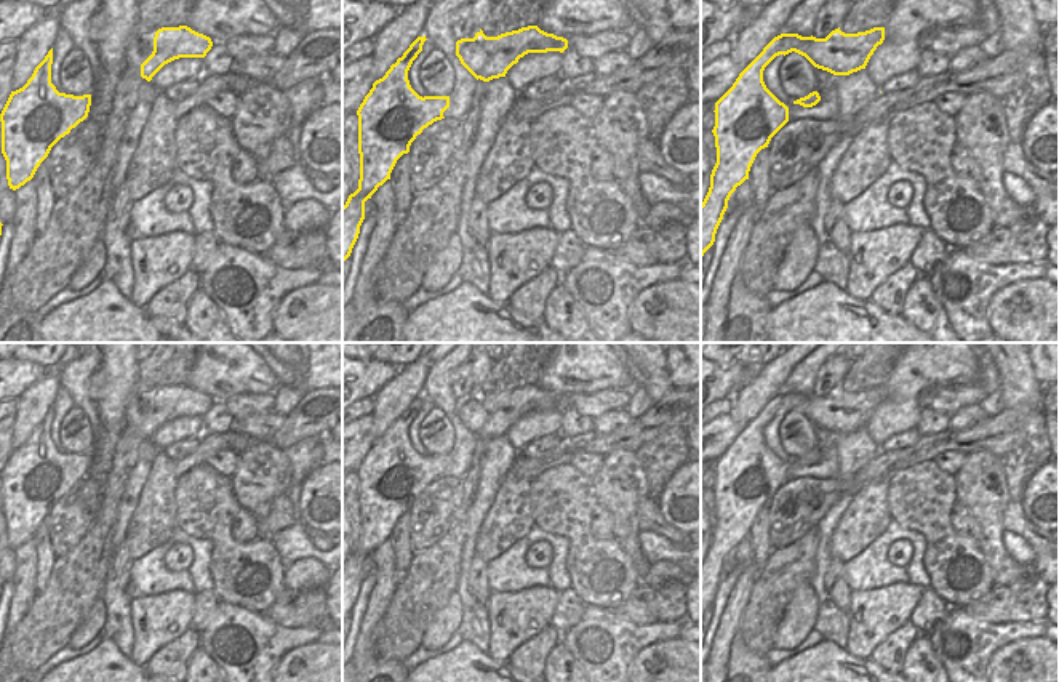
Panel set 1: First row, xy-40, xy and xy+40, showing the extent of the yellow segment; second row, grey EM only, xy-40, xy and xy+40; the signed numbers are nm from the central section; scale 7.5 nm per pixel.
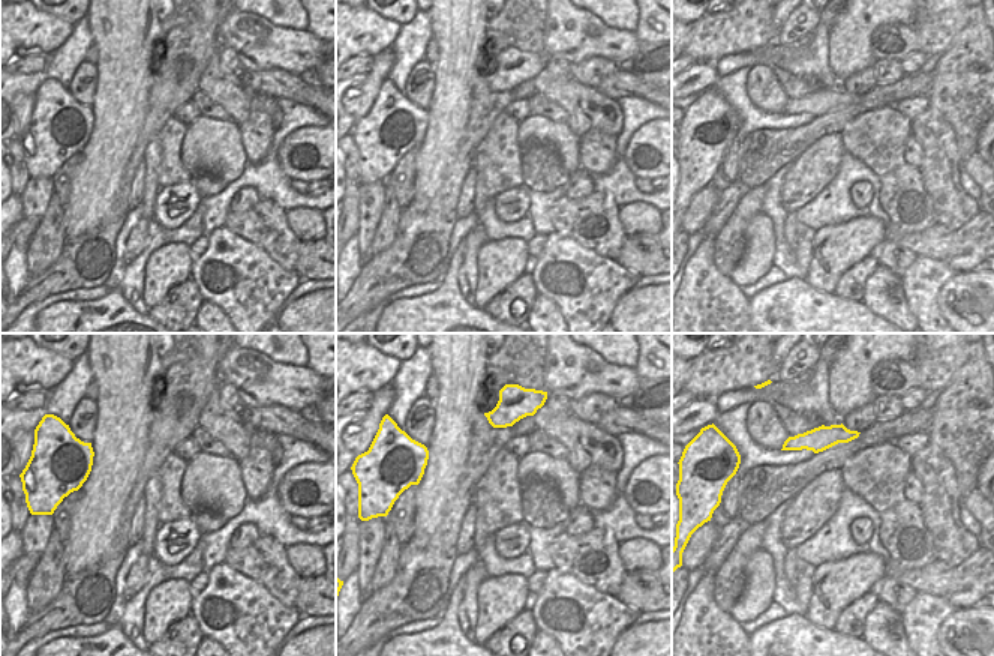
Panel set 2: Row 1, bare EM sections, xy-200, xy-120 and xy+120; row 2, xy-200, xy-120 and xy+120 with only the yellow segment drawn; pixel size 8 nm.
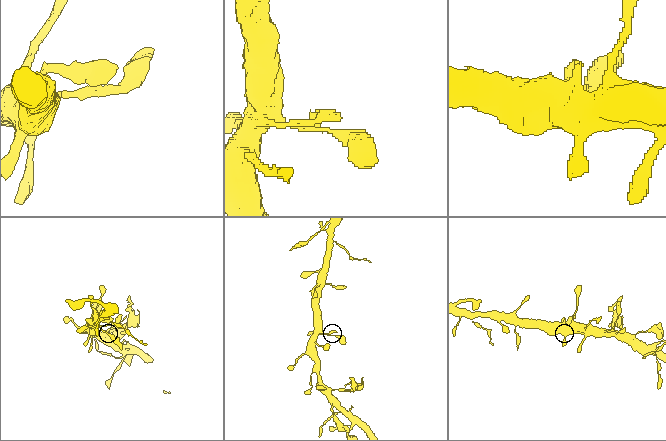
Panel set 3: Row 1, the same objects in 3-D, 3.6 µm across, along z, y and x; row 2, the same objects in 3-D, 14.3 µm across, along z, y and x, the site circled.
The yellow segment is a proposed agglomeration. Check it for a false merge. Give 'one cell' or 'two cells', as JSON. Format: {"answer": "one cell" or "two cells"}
{"answer": "one cell"}

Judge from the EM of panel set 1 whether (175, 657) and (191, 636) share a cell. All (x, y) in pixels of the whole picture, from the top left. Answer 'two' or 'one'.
one

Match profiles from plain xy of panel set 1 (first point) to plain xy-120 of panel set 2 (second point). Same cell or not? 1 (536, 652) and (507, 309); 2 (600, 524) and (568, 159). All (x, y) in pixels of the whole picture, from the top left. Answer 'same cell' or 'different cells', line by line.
1: same cell
2: different cells

